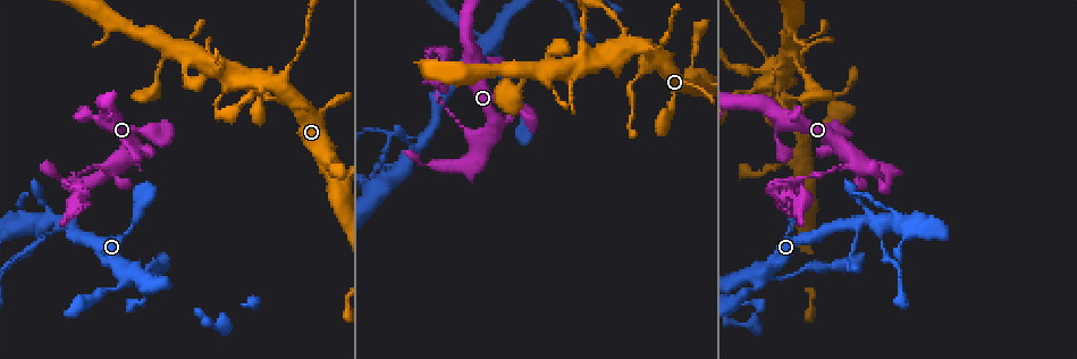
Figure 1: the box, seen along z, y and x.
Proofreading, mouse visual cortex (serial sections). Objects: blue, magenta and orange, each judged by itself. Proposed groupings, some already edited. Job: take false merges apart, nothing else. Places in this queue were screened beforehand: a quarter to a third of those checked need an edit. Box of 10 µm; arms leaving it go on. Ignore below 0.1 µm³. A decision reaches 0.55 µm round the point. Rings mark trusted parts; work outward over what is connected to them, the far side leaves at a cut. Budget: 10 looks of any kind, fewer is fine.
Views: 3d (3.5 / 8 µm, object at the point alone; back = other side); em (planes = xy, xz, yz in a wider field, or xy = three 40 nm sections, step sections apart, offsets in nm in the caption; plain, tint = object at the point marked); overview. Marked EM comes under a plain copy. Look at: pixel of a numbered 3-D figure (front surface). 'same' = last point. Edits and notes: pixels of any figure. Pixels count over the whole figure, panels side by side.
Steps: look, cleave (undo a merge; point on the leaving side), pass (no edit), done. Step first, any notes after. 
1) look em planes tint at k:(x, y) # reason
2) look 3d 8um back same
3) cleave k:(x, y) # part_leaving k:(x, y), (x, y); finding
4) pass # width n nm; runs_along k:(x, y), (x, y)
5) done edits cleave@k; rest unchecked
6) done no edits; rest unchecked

look 3d 3.5um at 1:(584, 54) # side arm on a straight run

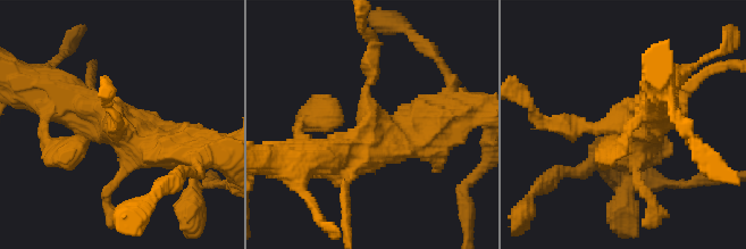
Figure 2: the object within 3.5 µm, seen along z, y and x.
look em xy step 2 tint at 2:(369, 127)

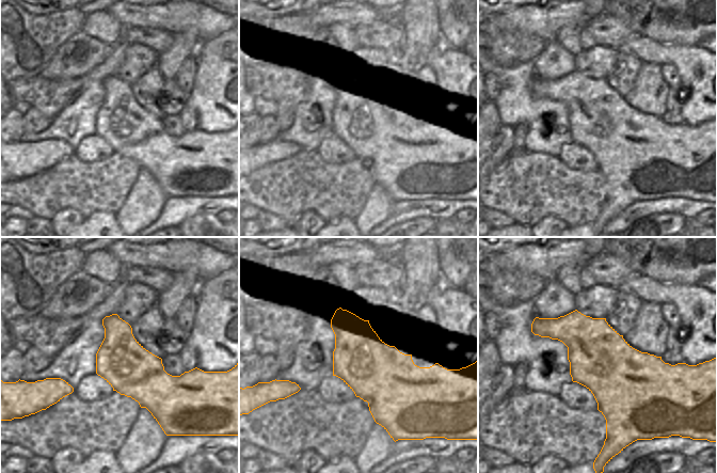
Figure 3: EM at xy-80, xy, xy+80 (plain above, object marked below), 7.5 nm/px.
look em xy step 1 tint same

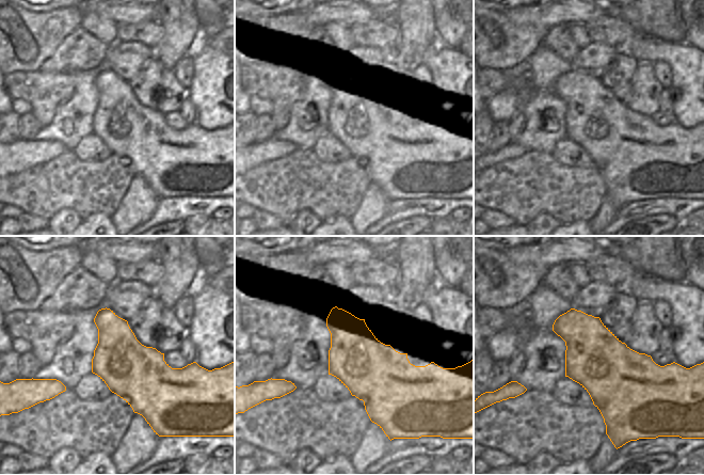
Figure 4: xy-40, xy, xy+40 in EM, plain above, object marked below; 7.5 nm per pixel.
pass # runs_along 2:(197, 142), (148, 149), (67, 97); all the same cell

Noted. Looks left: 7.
look 3d 8um back at 1:(811, 80)

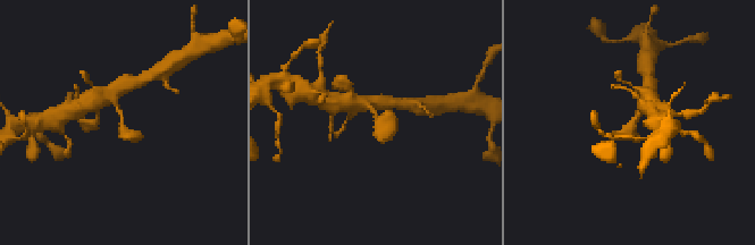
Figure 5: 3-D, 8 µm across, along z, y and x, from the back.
look em xy step 1 tint same

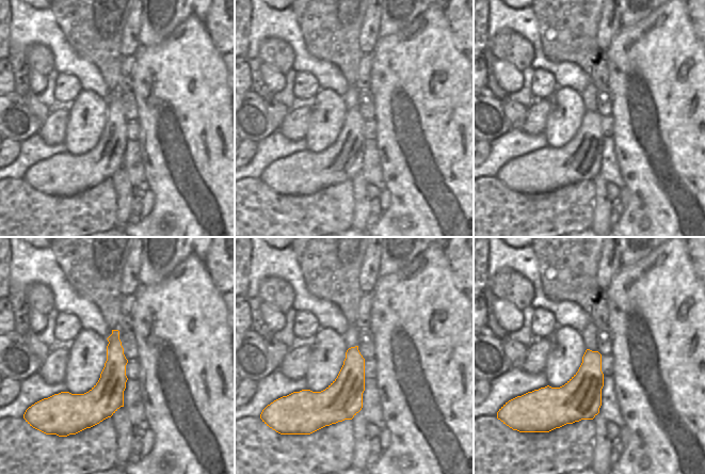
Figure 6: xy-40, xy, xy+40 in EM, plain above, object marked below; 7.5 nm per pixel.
pass # runs_along 6:(115, 332), (112, 383), (89, 422); one cell here

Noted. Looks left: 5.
look 3d 3.5um back at 1:(42, 224) # side arm on a straight run

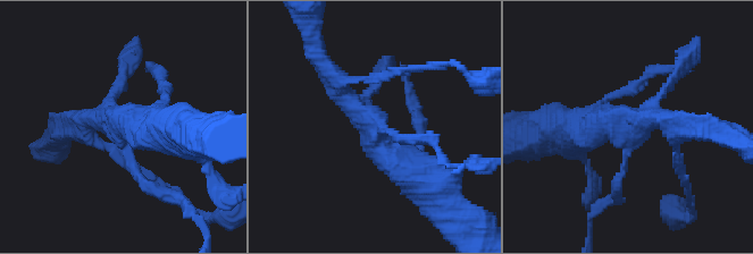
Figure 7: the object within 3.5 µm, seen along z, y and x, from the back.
look em xy step 1 tint at 7:(635, 125)

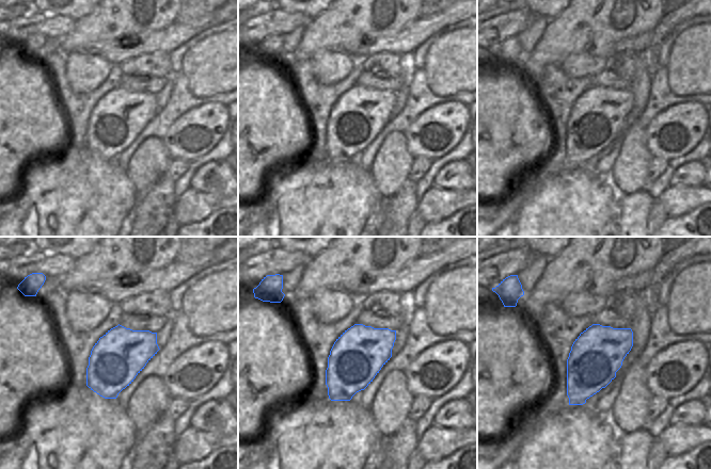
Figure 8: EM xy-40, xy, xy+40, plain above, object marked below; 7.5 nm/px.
pass # width 400 nm; runs_along 7:(331, 72), (418, 176); one cell here

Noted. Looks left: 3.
look 3d 3.5um back at 1:(767, 271) # thin arm on a thick one

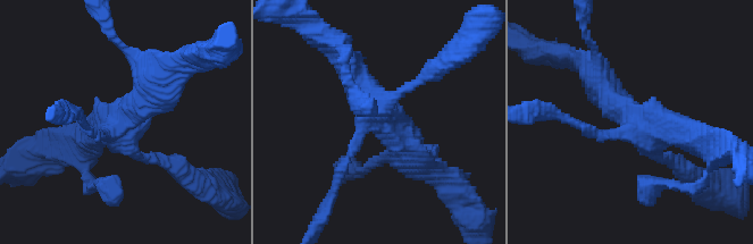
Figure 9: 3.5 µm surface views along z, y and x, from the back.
pass # runs_along 9:(596, 73), (635, 125), (696, 140); continuous, no second cell

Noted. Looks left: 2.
done no edits; rest unchecked

